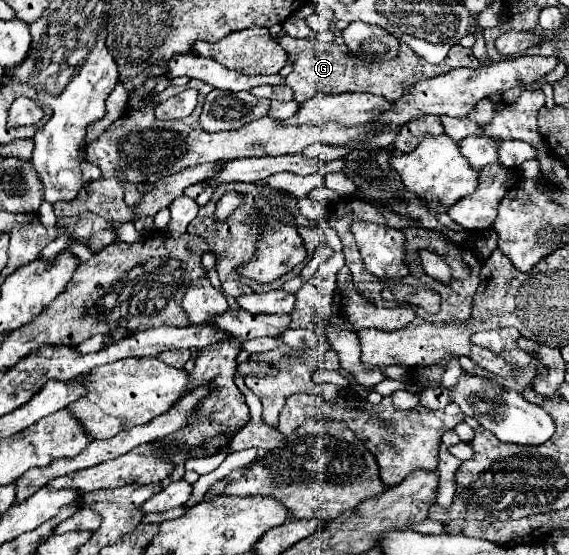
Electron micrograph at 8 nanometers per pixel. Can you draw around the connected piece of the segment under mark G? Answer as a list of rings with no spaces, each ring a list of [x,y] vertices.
[[[316,37],[300,39],[300,57],[294,61],[294,71],[286,77],[286,85],[296,91],[296,101],[304,103],[306,99],[318,93],[376,93],[386,99],[400,99],[402,97],[402,81],[420,81],[440,73],[446,73],[456,67],[480,67],[480,61],[472,55],[472,49],[462,45],[454,45],[448,57],[432,65],[418,57],[406,43],[400,43],[398,55],[388,63],[364,63],[358,57],[352,57],[346,45],[322,43]]]

